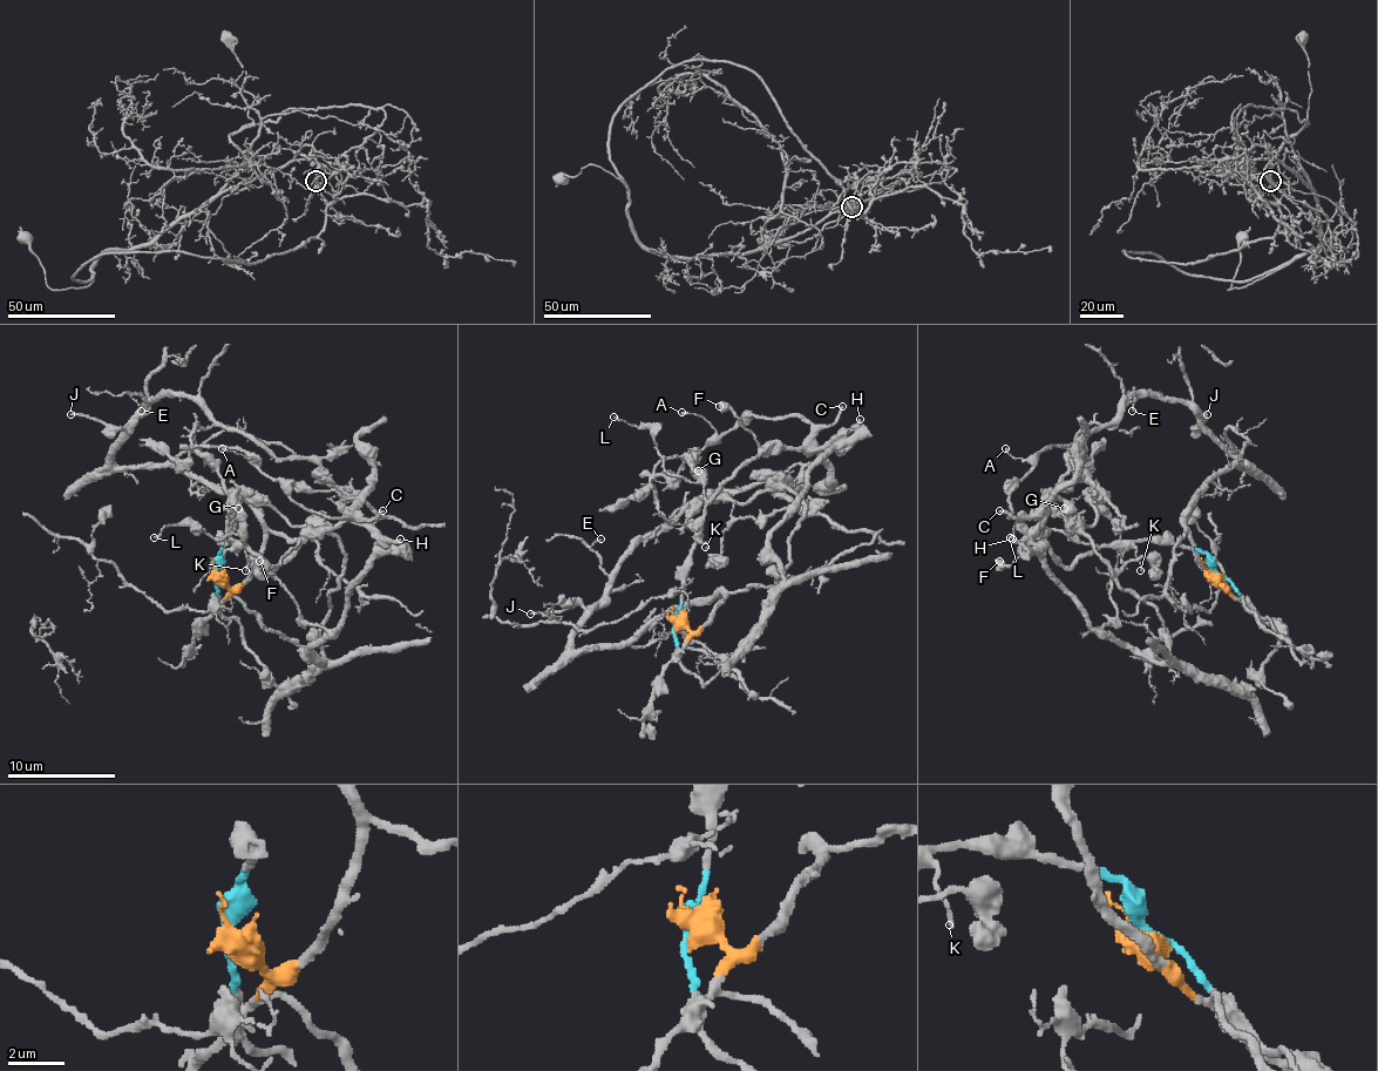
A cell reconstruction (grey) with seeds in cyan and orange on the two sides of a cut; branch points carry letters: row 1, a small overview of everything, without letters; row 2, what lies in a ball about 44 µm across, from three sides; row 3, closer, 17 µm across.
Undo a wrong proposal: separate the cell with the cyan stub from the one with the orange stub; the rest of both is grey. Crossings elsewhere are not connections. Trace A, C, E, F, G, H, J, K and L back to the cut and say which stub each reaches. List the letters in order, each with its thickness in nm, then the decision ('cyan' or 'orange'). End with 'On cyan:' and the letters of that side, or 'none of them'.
A: calibre 160 nm; cyan
C: calibre 200 nm; cyan
E: calibre 110 nm; orange
F: calibre 600 nm; cyan
G: calibre 600 nm; cyan
H: calibre 240 nm; cyan
J: calibre 180 nm; orange
K: calibre 140 nm; cyan
L: calibre 150 nm; cyan
On cyan: A, C, F, G, H, K, L

